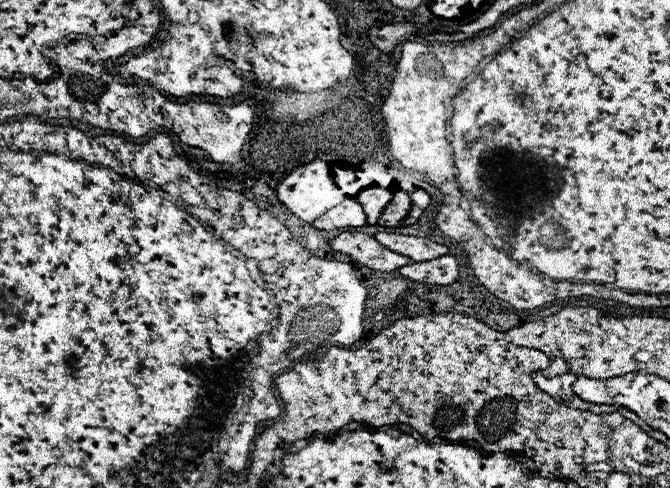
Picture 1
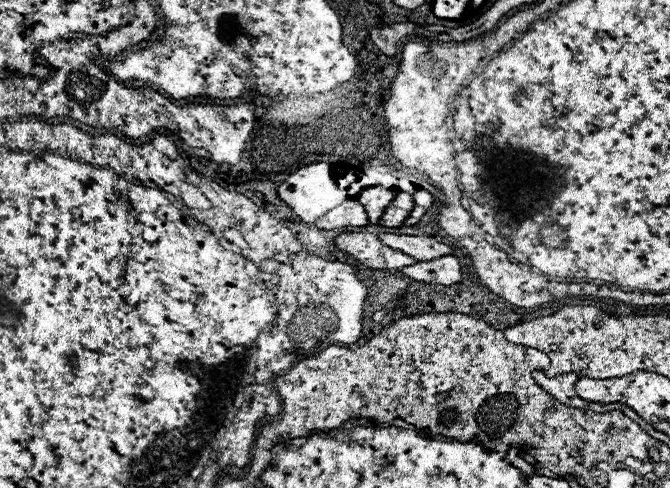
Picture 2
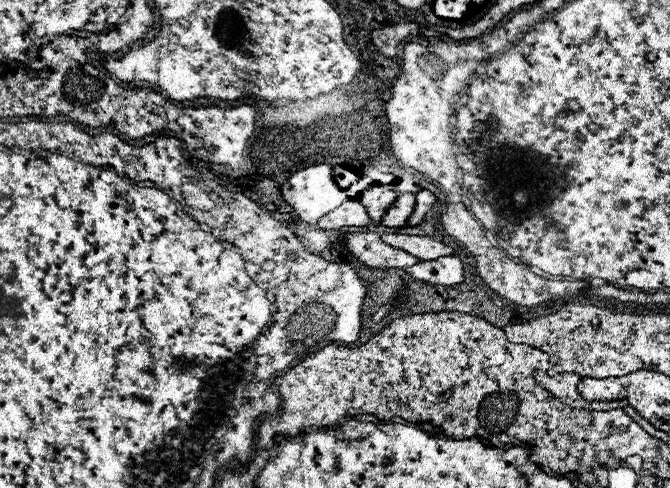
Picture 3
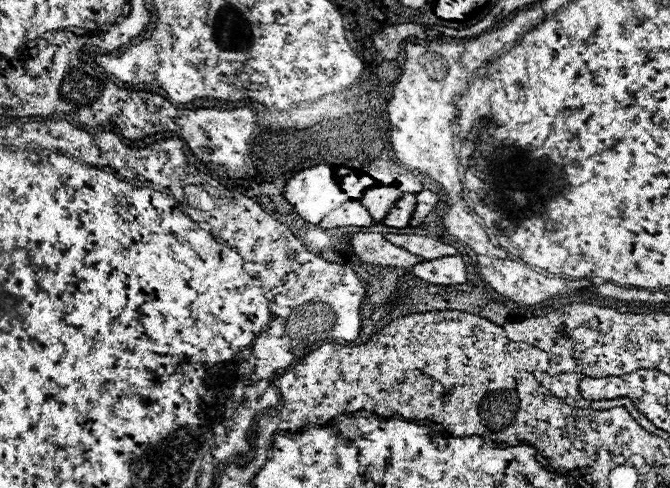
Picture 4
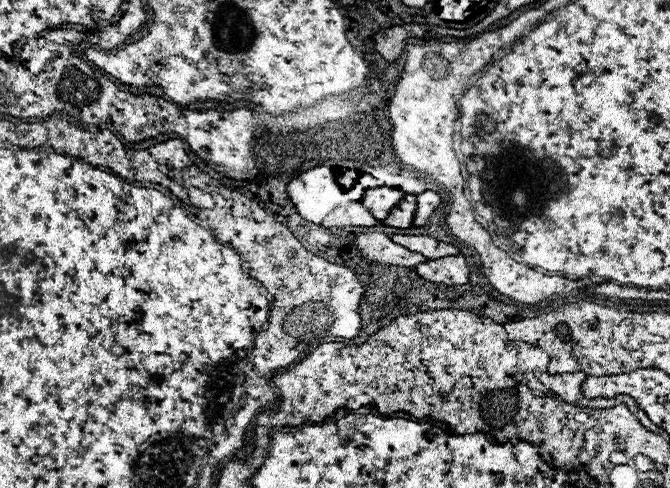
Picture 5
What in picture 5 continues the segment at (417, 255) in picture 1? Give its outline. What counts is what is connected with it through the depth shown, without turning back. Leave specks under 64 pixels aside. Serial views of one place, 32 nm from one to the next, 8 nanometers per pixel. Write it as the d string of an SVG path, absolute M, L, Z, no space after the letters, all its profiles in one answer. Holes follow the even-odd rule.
M390 234L388 238L390 238L394 244L400 244L400 246L404 246L404 248L408 248L410 252L418 252L418 254L426 256L428 260L432 260L432 258L442 258L442 256L446 256L448 252L460 254L460 250L454 248L452 244L440 242L440 240L430 238L430 236L402 236L402 234Z

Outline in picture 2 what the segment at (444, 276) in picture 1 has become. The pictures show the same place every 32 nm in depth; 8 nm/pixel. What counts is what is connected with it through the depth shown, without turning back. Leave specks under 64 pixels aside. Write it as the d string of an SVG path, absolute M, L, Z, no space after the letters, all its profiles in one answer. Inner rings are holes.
M452 254L430 260L430 262L416 262L412 266L404 266L402 272L404 276L410 276L412 280L428 282L428 284L442 284L442 286L456 284L462 278L460 262Z

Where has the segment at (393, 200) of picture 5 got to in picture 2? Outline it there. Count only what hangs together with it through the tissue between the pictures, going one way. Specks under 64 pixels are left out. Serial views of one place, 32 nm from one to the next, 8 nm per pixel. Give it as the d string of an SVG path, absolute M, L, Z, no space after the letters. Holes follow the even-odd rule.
M380 186L366 188L358 194L358 202L364 206L370 224L378 224L382 212L386 210L386 204L390 204L390 200L394 200L394 192L380 188Z

